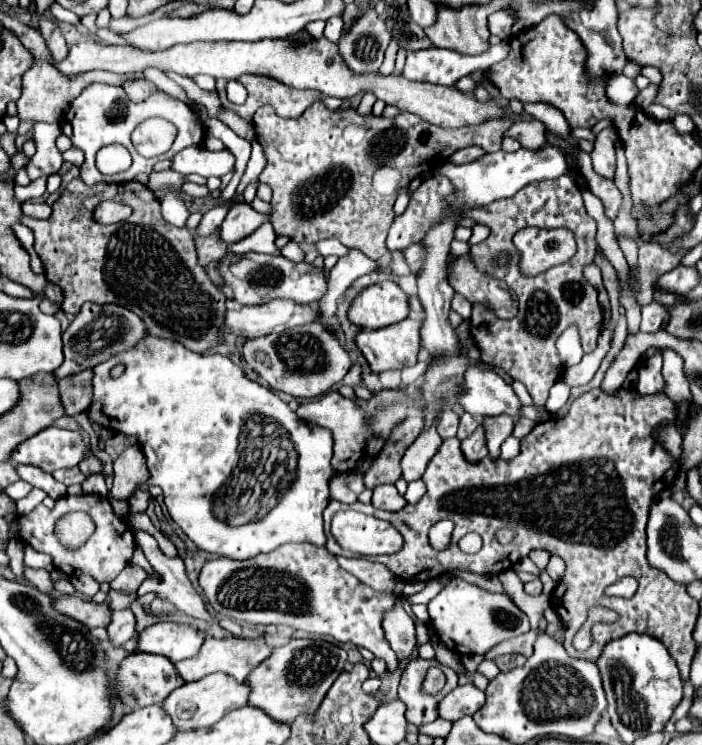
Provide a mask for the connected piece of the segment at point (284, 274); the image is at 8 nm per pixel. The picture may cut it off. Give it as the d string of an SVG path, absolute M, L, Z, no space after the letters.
M227 254L217 266L225 288L231 292L231 300L239 304L265 304L275 298L293 300L295 304L311 304L319 302L327 290L327 274L313 264L301 262L295 264L283 256L269 256L269 254L251 254L251 256L237 256Z

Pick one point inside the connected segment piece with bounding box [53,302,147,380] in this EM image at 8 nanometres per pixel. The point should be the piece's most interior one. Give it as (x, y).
(98, 332)

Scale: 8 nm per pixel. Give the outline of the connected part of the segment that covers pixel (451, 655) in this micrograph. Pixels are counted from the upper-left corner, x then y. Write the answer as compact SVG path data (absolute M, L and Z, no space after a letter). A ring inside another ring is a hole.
M428 625L427 628L430 632L429 636L431 643L435 649L435 660L443 664L443 666L449 666L449 668L453 668L457 674L463 674L463 676L465 676L465 674L467 674L467 670L465 670L465 666L461 664L461 660L459 660L457 653L444 646Z

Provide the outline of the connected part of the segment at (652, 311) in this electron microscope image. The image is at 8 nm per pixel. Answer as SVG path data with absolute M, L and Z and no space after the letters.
M651 302L649 306L645 306L641 310L641 332L657 332L663 330L665 322L667 322L667 310L661 304Z

